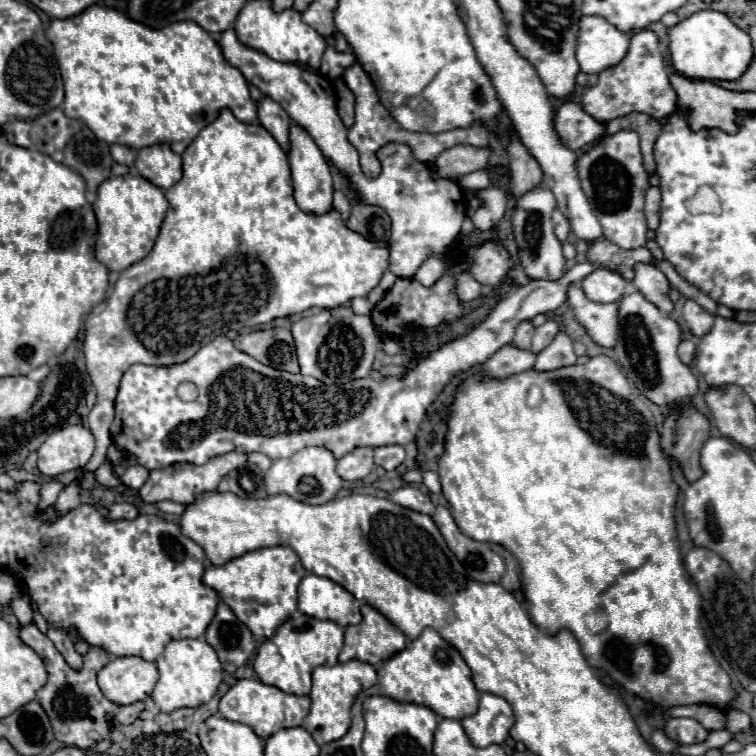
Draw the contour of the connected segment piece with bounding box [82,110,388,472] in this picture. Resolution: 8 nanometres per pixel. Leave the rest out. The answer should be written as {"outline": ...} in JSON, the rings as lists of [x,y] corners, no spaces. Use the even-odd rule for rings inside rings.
{"outline":[[[222,110],[220,116],[212,124],[208,124],[198,134],[198,138],[186,148],[186,152],[182,154],[182,170],[184,170],[182,178],[172,188],[166,190],[166,198],[170,202],[170,208],[168,208],[168,214],[164,218],[164,224],[160,228],[160,234],[158,234],[158,240],[156,240],[152,252],[144,260],[140,260],[140,262],[128,266],[126,270],[122,270],[120,272],[120,278],[118,278],[118,292],[116,292],[116,284],[114,284],[112,286],[112,294],[108,296],[104,310],[90,312],[86,316],[86,320],[84,320],[84,358],[86,358],[86,368],[88,368],[90,380],[92,380],[94,388],[96,388],[96,396],[98,396],[94,408],[88,414],[88,428],[92,430],[94,438],[96,438],[96,450],[94,450],[94,456],[90,458],[90,462],[82,468],[86,472],[94,472],[106,460],[106,450],[108,450],[108,446],[112,442],[110,440],[108,426],[110,426],[110,422],[114,418],[116,390],[118,390],[118,384],[122,380],[122,374],[132,364],[146,364],[146,366],[172,366],[172,364],[180,364],[180,362],[186,362],[188,358],[192,358],[202,346],[206,346],[208,342],[212,342],[216,336],[226,334],[230,328],[234,330],[234,328],[242,328],[242,326],[268,324],[268,322],[272,322],[276,318],[300,314],[300,312],[304,312],[304,310],[308,310],[312,306],[338,308],[338,306],[350,302],[356,296],[366,296],[380,282],[380,278],[382,278],[382,274],[386,272],[386,266],[388,266],[388,248],[386,248],[386,244],[364,240],[360,234],[348,230],[336,210],[332,210],[332,212],[328,212],[324,216],[308,216],[308,214],[304,214],[298,208],[298,204],[294,202],[294,198],[292,198],[292,180],[290,180],[290,166],[288,166],[286,152],[280,148],[280,144],[274,140],[274,136],[264,126],[238,122],[230,110]],[[232,254],[256,254],[256,258],[260,258],[260,262],[256,258],[232,258]],[[272,282],[276,282],[276,292],[272,292],[272,298],[268,298],[268,294],[272,290]],[[234,290],[240,290],[242,294],[248,294],[248,296],[240,296],[240,298],[248,298],[248,300],[236,300]],[[266,298],[268,298],[268,306],[256,306],[256,310],[244,310],[244,306],[236,306],[236,302],[244,302],[250,308],[252,304],[264,304]]]}

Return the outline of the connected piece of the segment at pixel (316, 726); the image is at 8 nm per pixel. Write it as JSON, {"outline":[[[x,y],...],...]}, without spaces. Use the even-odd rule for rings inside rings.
{"outline":[[[350,660],[350,662],[338,662],[336,666],[318,666],[312,672],[312,692],[310,692],[310,712],[302,722],[302,728],[312,734],[312,738],[322,746],[332,740],[342,738],[352,722],[350,708],[356,700],[356,696],[370,688],[376,682],[376,670],[370,664],[364,664],[360,660]]]}

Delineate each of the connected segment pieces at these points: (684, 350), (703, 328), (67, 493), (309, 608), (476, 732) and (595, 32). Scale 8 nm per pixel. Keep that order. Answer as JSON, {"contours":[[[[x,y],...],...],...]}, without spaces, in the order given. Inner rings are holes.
{"contours":[[[[682,340],[680,346],[678,346],[678,356],[684,364],[690,364],[694,360],[694,354],[696,354],[696,346],[692,340]]],[[[686,300],[684,304],[684,310],[682,310],[682,316],[684,316],[684,322],[688,326],[688,330],[694,334],[694,336],[704,336],[708,334],[708,330],[712,330],[712,322],[714,322],[714,316],[710,316],[704,308],[700,308],[694,300]]],[[[72,482],[70,486],[66,486],[60,492],[60,496],[54,504],[54,510],[56,510],[56,514],[66,514],[68,510],[74,510],[76,506],[80,506],[80,490],[78,490],[78,484]]],[[[316,574],[302,578],[298,586],[298,608],[312,618],[332,620],[342,628],[362,620],[360,602],[340,584]]],[[[488,692],[480,694],[478,712],[462,720],[462,726],[474,746],[502,744],[508,738],[512,724],[514,724],[512,706],[504,698]]],[[[584,16],[580,20],[576,58],[582,72],[600,74],[602,70],[616,66],[628,52],[630,38],[616,30],[600,16]]]]}

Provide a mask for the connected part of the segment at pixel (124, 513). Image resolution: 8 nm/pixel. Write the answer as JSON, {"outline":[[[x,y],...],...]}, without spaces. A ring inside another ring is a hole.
{"outline":[[[128,502],[110,506],[108,514],[106,514],[108,520],[134,520],[136,516],[138,516],[138,508],[134,504],[128,504]]]}

